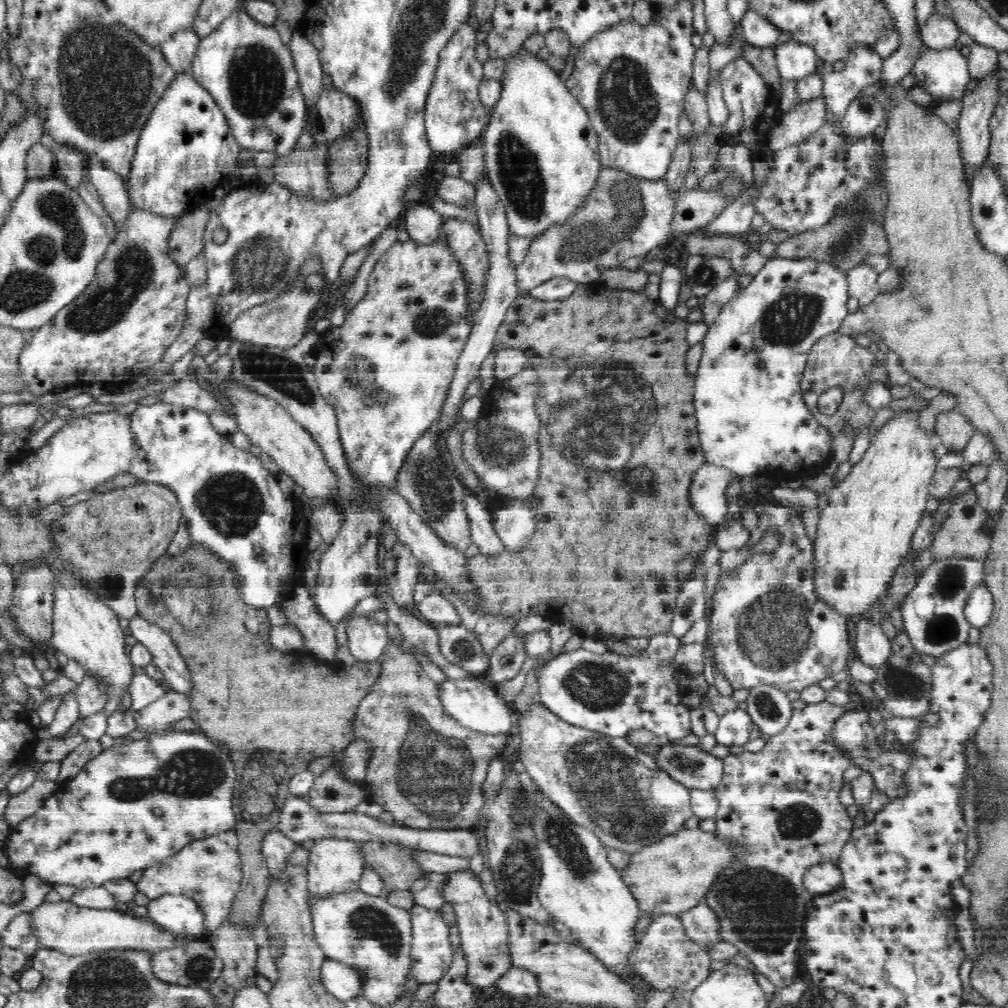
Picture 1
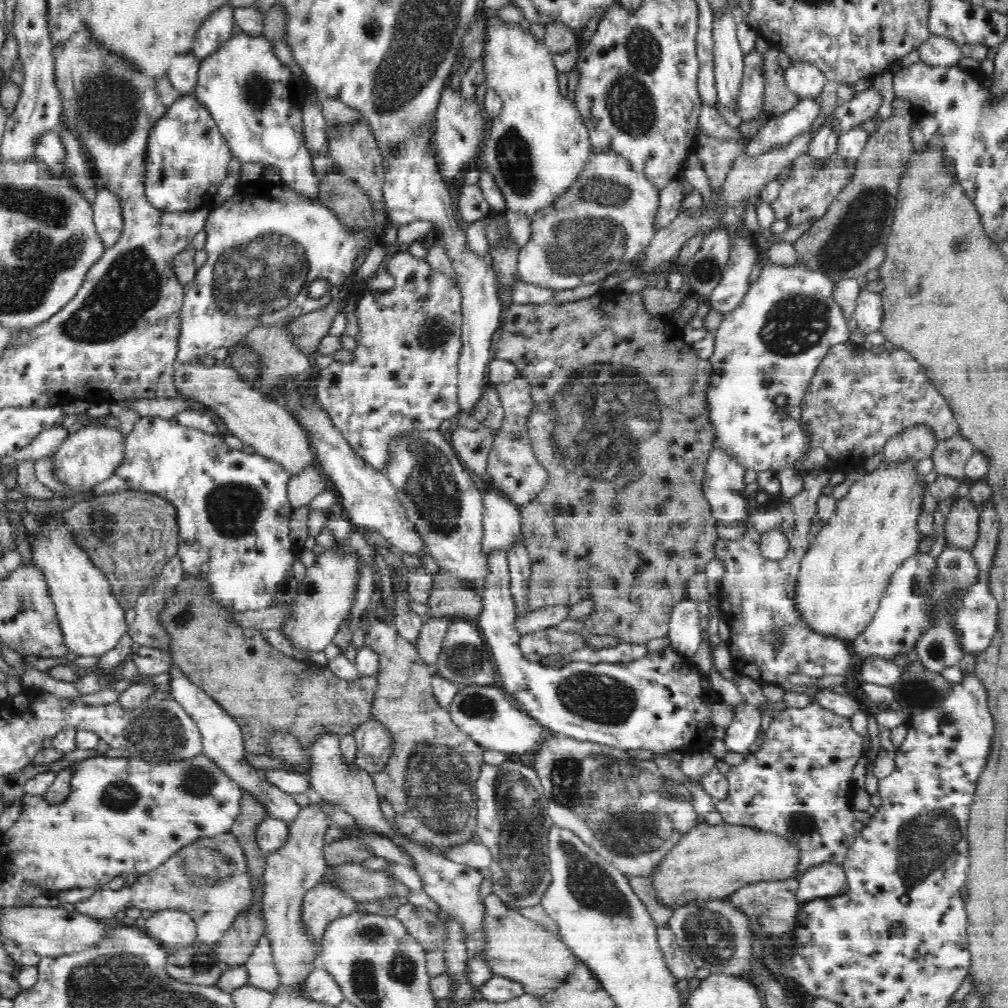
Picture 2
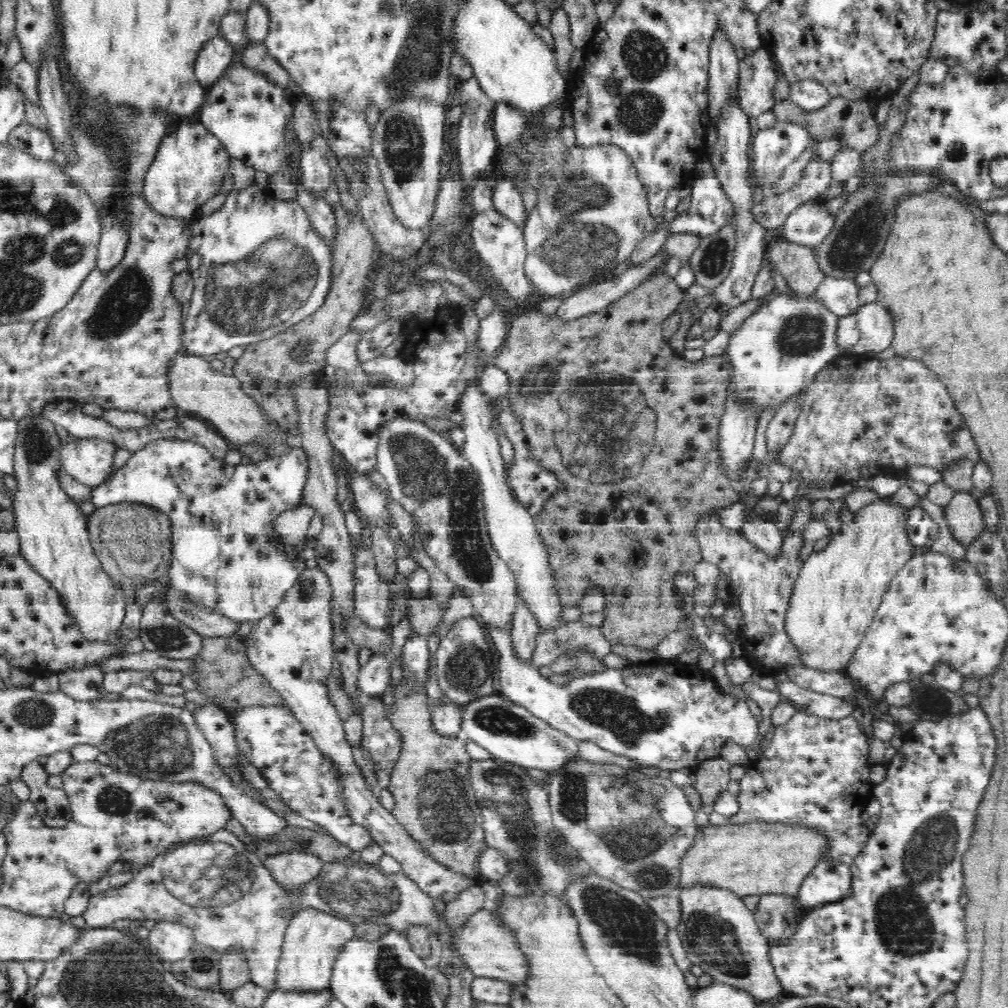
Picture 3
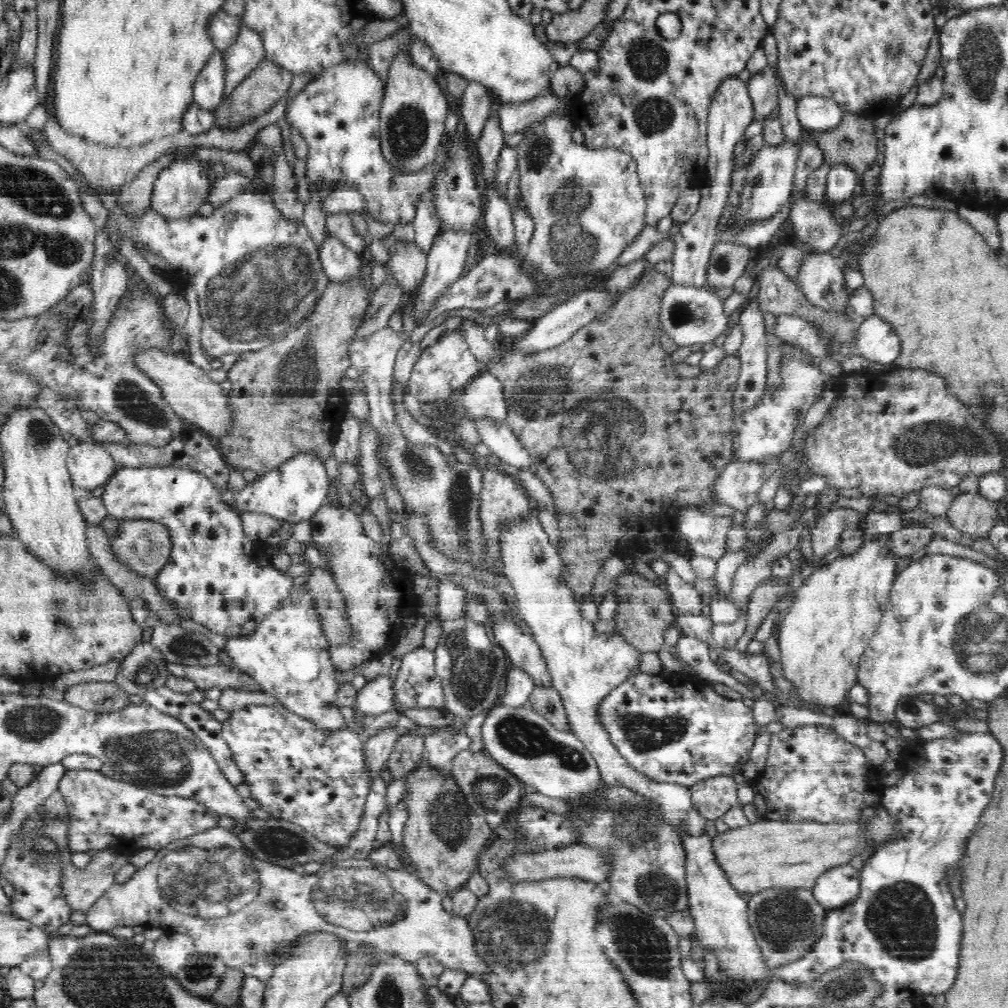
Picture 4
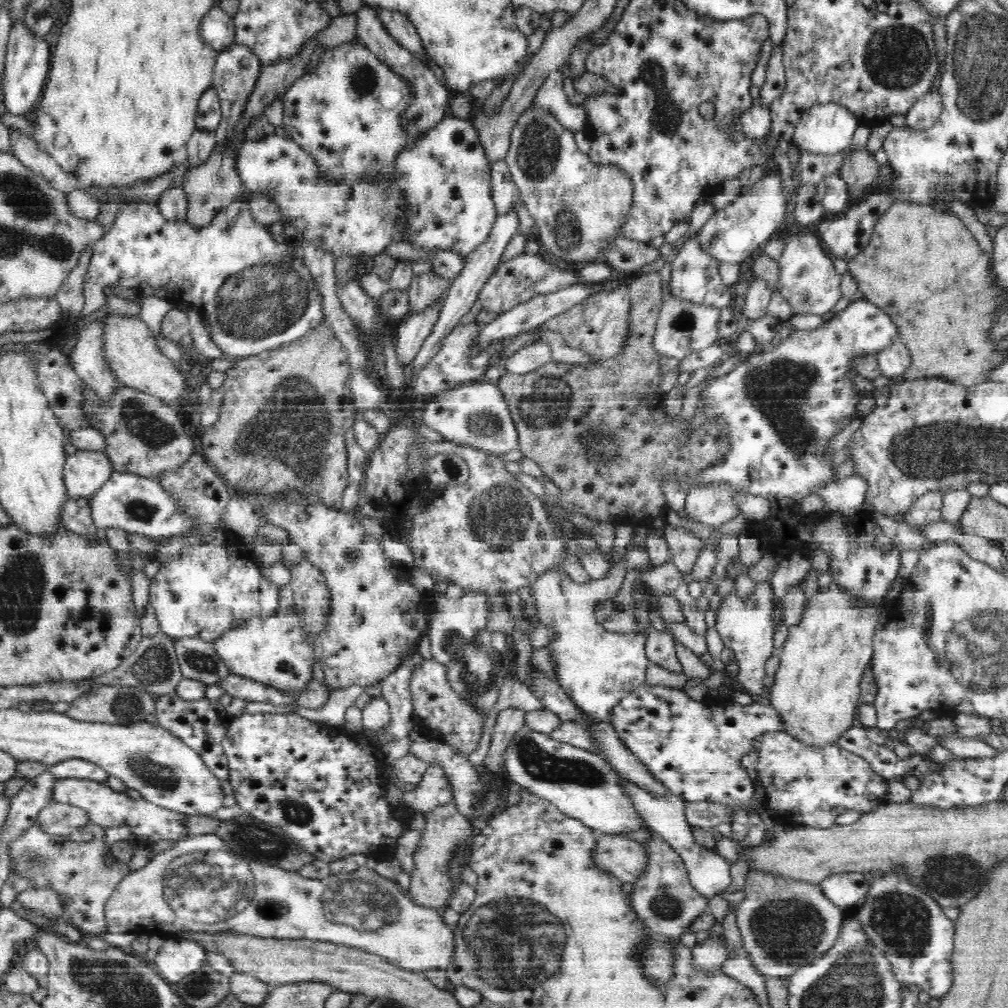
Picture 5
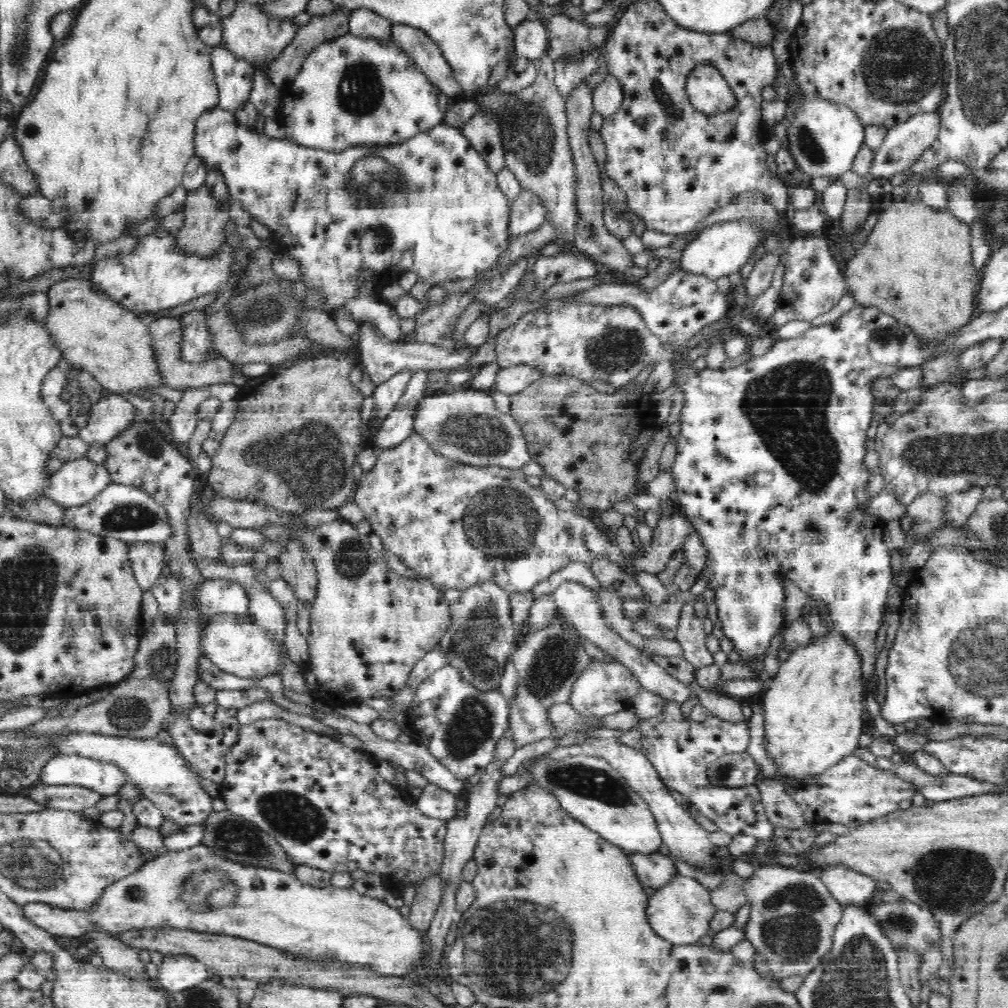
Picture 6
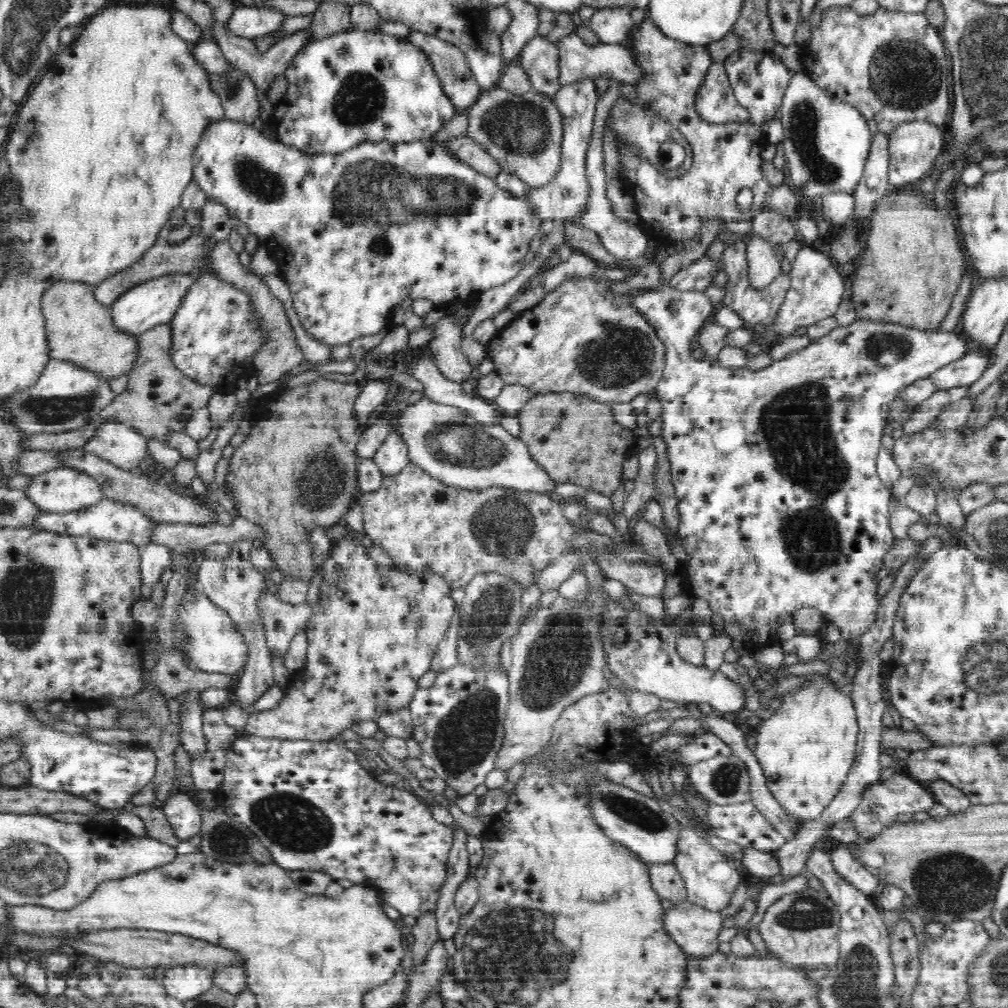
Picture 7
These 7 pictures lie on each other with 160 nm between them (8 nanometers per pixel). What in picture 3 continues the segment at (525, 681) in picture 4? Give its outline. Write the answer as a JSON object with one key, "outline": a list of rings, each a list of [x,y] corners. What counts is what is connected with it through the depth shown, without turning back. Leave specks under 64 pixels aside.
{"outline":[[[519,598],[517,612],[514,615],[512,626],[512,649],[514,653],[531,664],[531,656],[536,646],[536,637],[538,636],[538,623],[534,620],[534,615],[522,603]]]}

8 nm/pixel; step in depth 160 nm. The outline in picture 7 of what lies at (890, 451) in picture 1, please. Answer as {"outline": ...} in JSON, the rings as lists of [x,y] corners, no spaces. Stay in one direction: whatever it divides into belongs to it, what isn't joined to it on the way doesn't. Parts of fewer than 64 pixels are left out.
{"outline":[[[804,675],[805,684],[797,690],[788,692],[780,699],[780,706],[774,714],[761,721],[756,731],[754,753],[760,766],[764,769],[767,787],[776,797],[776,801],[792,814],[799,823],[812,823],[825,812],[844,786],[844,782],[857,758],[857,736],[859,724],[857,712],[851,695],[838,689],[834,681],[828,676]]]}

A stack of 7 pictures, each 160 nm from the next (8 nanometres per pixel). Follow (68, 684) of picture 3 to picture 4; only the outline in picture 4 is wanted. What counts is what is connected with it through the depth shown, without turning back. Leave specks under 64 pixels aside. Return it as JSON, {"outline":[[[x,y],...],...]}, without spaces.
{"outline":[[[83,682],[70,685],[64,691],[64,700],[84,710],[98,713],[112,712],[134,701],[127,692],[112,682]]]}

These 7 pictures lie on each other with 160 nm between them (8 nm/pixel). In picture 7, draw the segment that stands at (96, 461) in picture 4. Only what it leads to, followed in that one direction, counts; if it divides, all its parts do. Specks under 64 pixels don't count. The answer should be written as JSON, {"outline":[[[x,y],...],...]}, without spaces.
{"outline":[[[56,468],[55,470],[42,472],[36,475],[25,488],[26,497],[30,498],[41,512],[67,513],[72,511],[82,511],[101,502],[104,498],[102,487],[96,481],[96,477],[90,473],[78,471],[74,468]]]}

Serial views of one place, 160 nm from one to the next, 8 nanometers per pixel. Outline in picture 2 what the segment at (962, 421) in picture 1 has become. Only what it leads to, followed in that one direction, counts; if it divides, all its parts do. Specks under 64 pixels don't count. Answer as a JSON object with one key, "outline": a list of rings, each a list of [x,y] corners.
{"outline":[[[958,436],[939,442],[931,455],[934,471],[938,476],[950,476],[960,482],[966,481],[966,464],[974,451],[974,445],[967,442],[966,437]]]}

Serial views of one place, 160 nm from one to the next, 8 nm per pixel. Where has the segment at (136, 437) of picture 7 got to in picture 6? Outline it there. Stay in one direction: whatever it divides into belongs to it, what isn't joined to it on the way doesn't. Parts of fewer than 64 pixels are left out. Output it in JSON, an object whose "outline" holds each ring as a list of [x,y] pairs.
{"outline":[[[106,392],[108,394],[91,407],[86,426],[78,433],[90,446],[109,443],[135,421],[136,409],[125,394]]]}

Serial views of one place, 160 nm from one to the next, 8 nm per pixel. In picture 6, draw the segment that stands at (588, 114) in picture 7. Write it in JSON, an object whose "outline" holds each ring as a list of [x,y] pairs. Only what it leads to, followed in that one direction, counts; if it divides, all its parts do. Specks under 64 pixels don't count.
{"outline":[[[531,190],[520,191],[511,207],[509,232],[512,232],[514,238],[537,229],[547,217],[547,212],[541,205],[541,198]]]}

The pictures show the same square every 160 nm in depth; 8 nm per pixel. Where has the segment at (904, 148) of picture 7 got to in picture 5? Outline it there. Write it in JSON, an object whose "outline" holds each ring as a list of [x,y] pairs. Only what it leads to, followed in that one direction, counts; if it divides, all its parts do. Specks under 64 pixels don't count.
{"outline":[[[938,91],[916,100],[906,114],[908,131],[923,133],[932,128],[943,111],[942,95]]]}

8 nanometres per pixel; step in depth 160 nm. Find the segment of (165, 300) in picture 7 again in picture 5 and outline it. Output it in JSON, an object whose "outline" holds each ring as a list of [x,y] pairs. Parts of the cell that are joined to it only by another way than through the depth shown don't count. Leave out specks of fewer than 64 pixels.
{"outline":[[[241,197],[232,201],[226,208],[223,208],[216,214],[210,224],[202,228],[194,227],[194,225],[188,223],[186,220],[171,223],[163,218],[160,209],[154,203],[122,203],[114,222],[112,222],[112,226],[108,228],[101,239],[98,239],[90,246],[94,247],[94,256],[92,256],[92,262],[89,262],[86,273],[86,288],[84,288],[84,292],[86,292],[86,306],[84,306],[84,310],[86,312],[82,312],[82,322],[91,314],[97,314],[97,312],[106,308],[104,287],[124,284],[124,286],[136,288],[136,290],[142,288],[142,294],[154,294],[154,296],[166,298],[166,300],[172,301],[175,304],[177,302],[188,302],[192,308],[199,311],[203,321],[212,326],[210,328],[210,331],[212,331],[212,334],[210,334],[210,337],[212,337],[211,340],[224,353],[224,358],[230,362],[236,362],[236,360],[244,360],[244,358],[261,355],[262,352],[273,351],[274,348],[280,348],[288,343],[294,343],[296,340],[302,340],[302,336],[309,335],[310,332],[321,326],[321,322],[324,319],[322,295],[320,295],[320,291],[316,287],[316,281],[314,281],[308,265],[300,257],[296,257],[292,253],[292,247],[290,247],[289,242],[278,242],[274,238],[270,231],[270,226],[256,223],[252,219],[249,202],[243,201]]]}

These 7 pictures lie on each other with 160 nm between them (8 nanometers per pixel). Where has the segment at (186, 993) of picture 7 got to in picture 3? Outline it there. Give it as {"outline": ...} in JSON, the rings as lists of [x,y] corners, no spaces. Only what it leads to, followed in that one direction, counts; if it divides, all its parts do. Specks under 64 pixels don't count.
{"outline":[[[156,923],[149,933],[146,944],[149,949],[159,954],[167,966],[170,966],[171,962],[188,959],[196,946],[194,931],[183,924]]]}

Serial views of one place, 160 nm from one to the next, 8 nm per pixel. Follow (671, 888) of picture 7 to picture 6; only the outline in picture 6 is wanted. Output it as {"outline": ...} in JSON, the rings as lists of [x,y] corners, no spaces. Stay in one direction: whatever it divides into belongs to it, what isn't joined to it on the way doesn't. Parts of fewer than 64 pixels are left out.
{"outline":[[[627,853],[634,864],[634,873],[645,888],[652,888],[655,891],[668,884],[676,874],[677,868],[669,856],[660,853],[654,855],[632,855]]]}

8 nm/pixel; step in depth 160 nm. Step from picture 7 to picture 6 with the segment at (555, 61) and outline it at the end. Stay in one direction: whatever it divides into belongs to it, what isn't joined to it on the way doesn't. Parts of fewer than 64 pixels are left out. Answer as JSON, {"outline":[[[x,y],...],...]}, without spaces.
{"outline":[[[526,19],[513,27],[515,56],[539,62],[549,44],[549,32],[542,21]]]}

